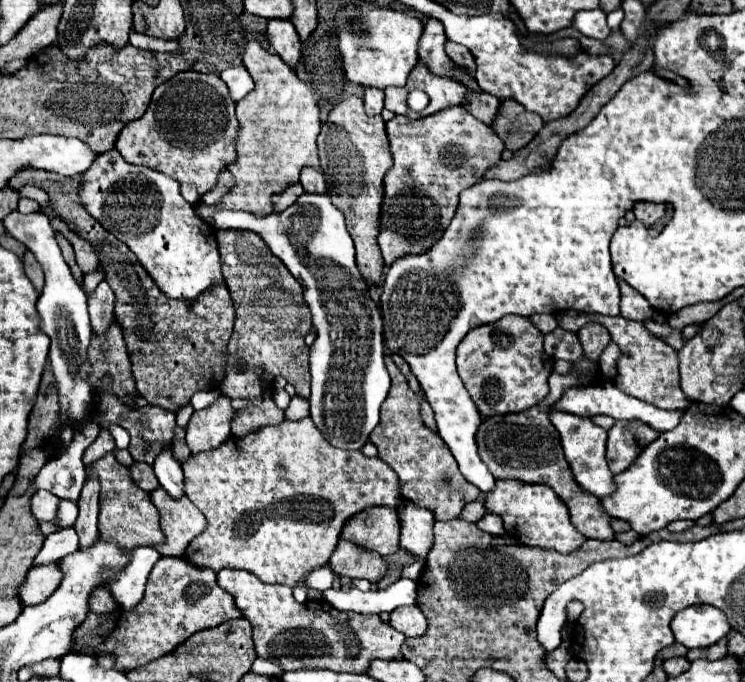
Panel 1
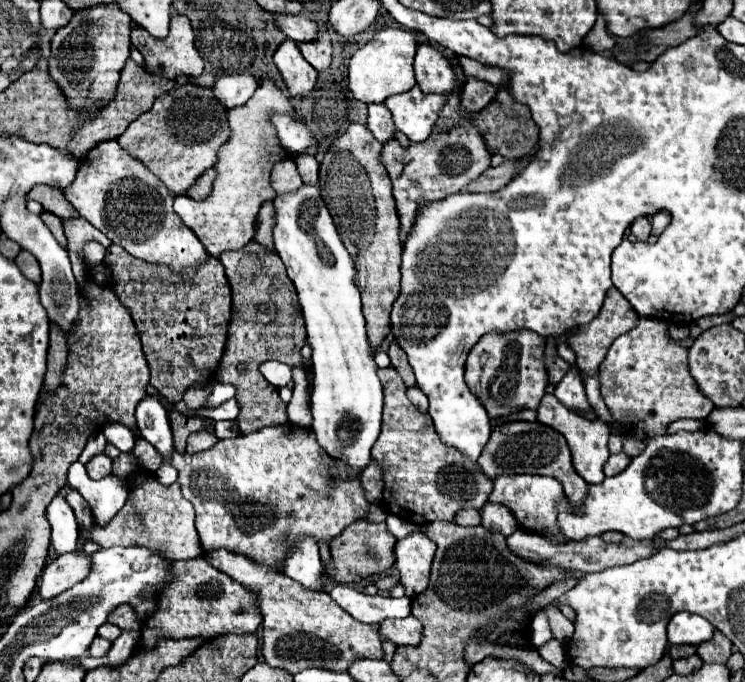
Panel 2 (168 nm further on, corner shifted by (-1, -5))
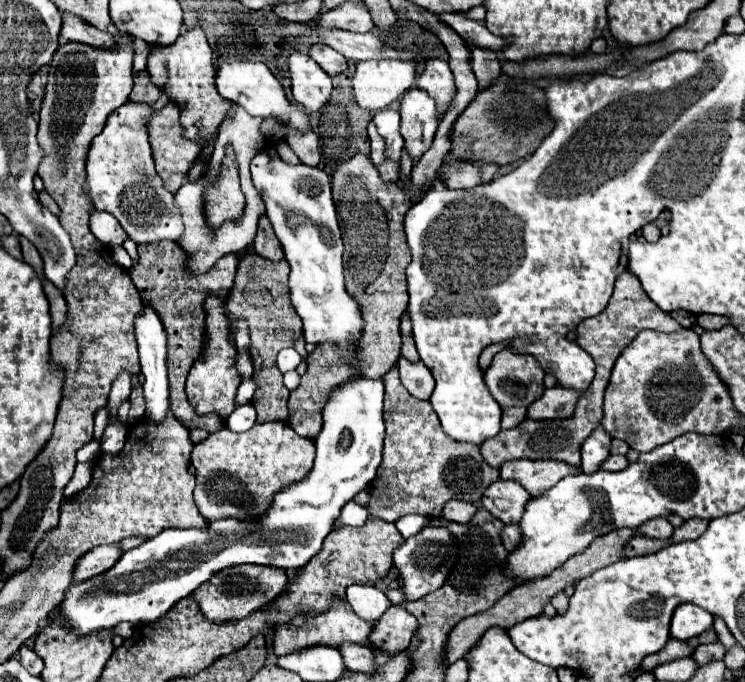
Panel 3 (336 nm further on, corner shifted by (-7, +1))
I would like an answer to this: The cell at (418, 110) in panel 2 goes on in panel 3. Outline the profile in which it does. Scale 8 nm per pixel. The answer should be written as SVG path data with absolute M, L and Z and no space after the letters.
M418 87L408 89L408 93L404 93L400 101L400 115L402 115L400 133L406 141L408 153L416 163L422 157L422 153L432 145L440 117L432 97Z

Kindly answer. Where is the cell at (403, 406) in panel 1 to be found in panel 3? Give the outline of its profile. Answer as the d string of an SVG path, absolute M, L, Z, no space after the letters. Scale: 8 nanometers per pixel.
M392 367L382 377L382 381L386 385L386 439L380 469L372 485L368 487L372 497L368 503L370 515L394 523L396 517L408 513L440 517L444 505L450 499L478 503L484 491L500 479L500 471L484 461L484 457L480 455L480 447L454 441L442 431L430 401L420 401L406 391L400 381L398 367Z

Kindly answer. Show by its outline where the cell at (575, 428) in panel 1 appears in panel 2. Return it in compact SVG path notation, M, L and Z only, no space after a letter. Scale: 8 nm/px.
M544 395L542 397L542 403L538 405L536 409L538 413L538 421L544 423L544 425L550 425L552 429L560 431L566 441L568 441L568 447L572 451L572 463L574 463L574 469L576 473L586 481L586 483L602 483L604 481L604 473L602 473L602 467L606 463L606 459L610 457L608 453L608 437L610 437L610 427L600 421L600 419L594 419L594 421L588 421L576 413L572 413L570 409L566 409L554 395Z

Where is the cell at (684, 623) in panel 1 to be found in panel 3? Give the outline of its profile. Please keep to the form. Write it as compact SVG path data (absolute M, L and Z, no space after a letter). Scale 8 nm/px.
M692 603L680 605L674 615L672 615L672 625L670 625L670 635L674 639L686 641L690 637L696 637L712 627L714 617L704 611L702 607L696 607Z

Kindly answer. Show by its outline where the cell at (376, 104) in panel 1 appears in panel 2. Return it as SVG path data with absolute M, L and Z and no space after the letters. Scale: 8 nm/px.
M372 103L368 105L368 125L372 135L384 145L390 139L396 137L396 125L392 121L392 115L384 103Z

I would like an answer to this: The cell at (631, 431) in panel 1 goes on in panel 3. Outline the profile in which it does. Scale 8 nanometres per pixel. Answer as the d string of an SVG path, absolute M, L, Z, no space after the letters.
M610 455L604 463L602 469L604 471L622 471L624 467L628 467L628 459L624 455Z

